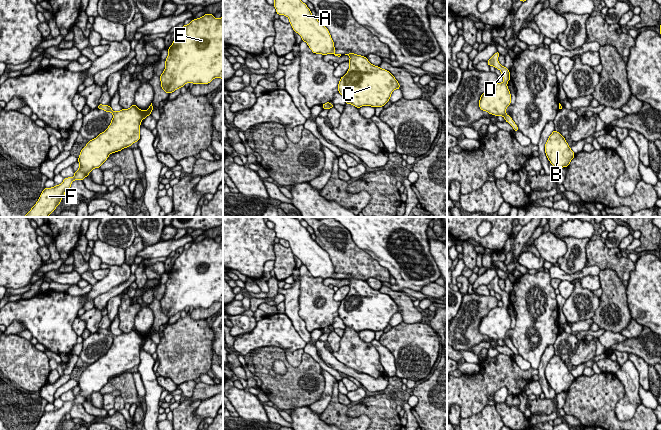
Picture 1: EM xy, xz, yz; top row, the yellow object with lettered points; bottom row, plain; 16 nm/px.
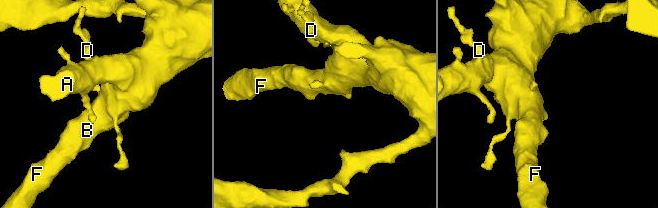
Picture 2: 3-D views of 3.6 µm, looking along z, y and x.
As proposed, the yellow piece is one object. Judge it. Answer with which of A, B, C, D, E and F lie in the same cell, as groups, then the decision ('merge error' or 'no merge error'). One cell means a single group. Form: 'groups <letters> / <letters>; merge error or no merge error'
groups A B C D E F; no merge error

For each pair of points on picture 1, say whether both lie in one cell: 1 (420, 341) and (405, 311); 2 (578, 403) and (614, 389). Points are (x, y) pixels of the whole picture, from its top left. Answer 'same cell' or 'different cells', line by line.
1: different cells
2: same cell

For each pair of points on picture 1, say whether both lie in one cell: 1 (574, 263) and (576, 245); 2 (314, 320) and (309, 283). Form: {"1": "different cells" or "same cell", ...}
{"1": "same cell", "2": "same cell"}

